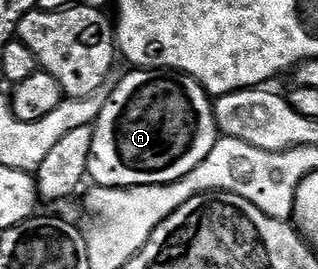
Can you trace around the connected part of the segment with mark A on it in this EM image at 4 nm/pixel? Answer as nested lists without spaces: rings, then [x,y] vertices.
[[[132,68],[129,74],[108,90],[108,99],[92,126],[92,147],[88,178],[98,186],[157,186],[170,184],[186,172],[194,172],[218,137],[216,107],[197,78],[179,72]]]

